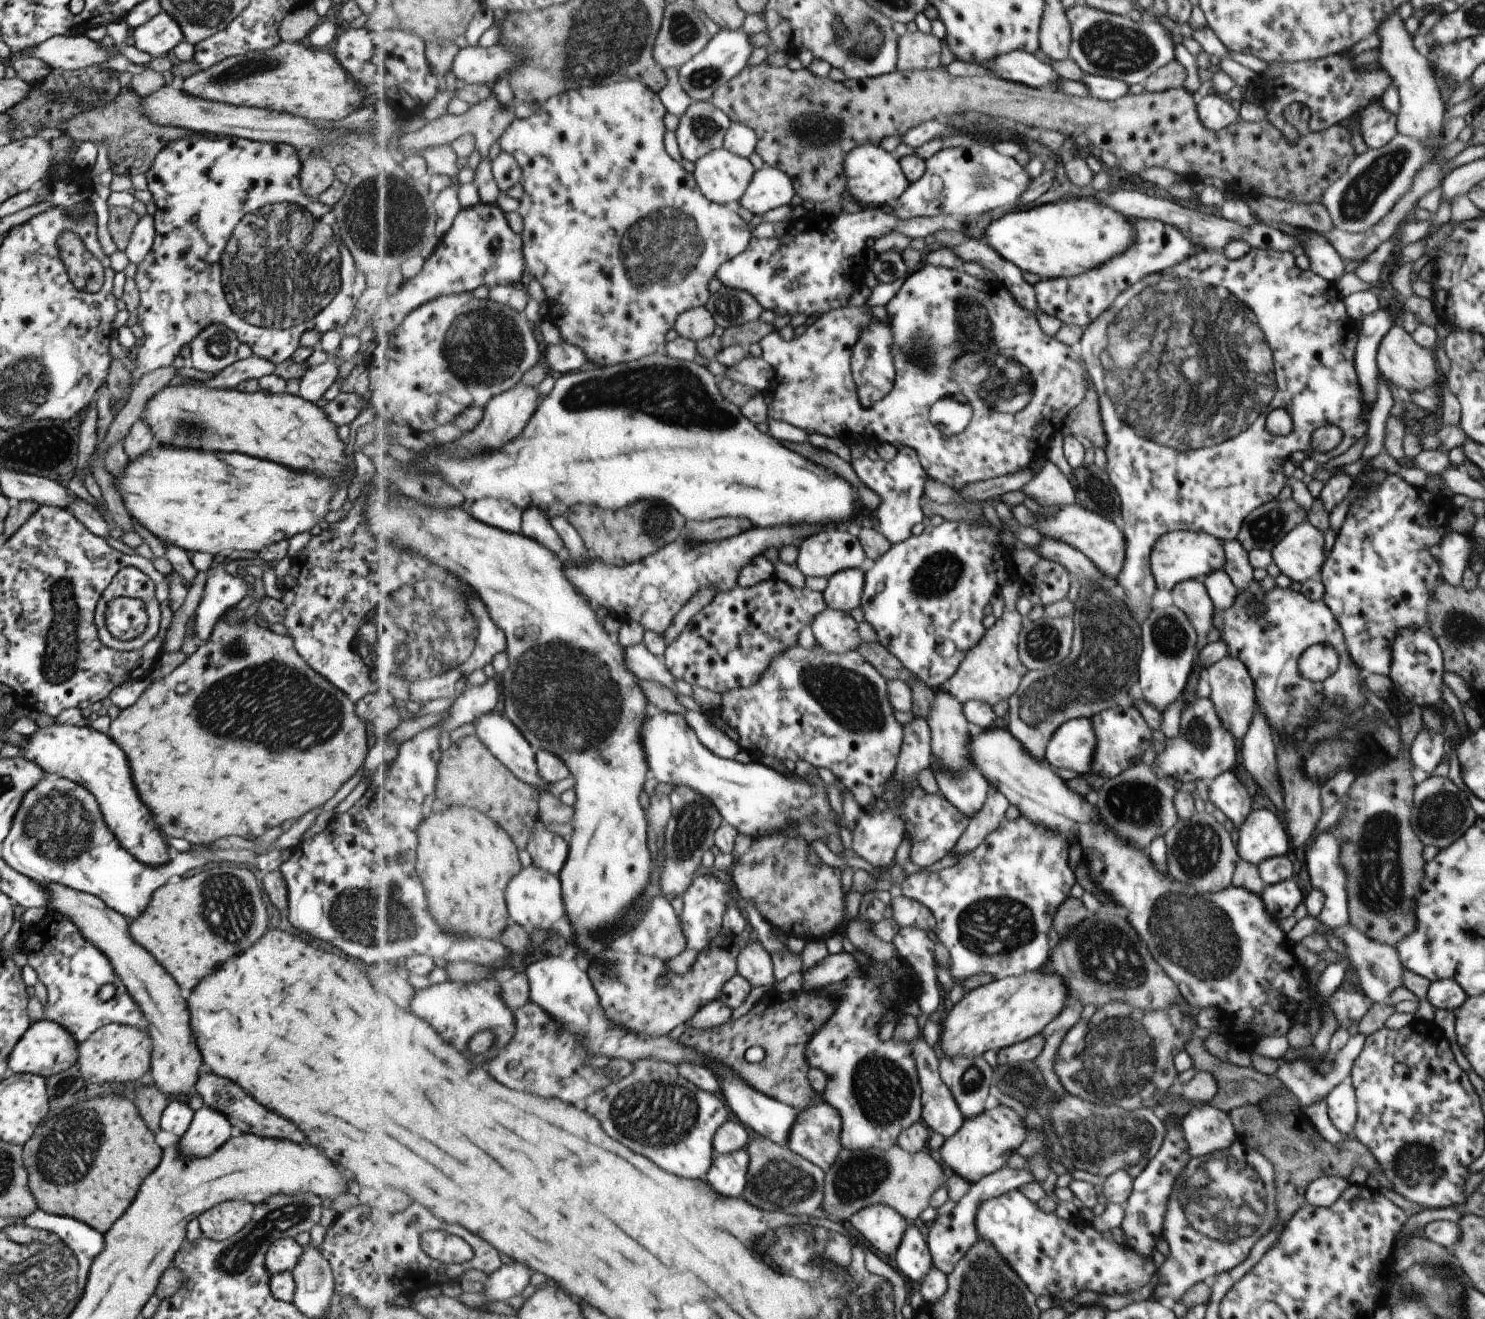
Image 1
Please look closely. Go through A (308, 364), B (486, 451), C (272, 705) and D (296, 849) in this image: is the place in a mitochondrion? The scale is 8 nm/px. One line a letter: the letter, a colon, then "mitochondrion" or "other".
A: other
B: other
C: mitochondrion
D: other

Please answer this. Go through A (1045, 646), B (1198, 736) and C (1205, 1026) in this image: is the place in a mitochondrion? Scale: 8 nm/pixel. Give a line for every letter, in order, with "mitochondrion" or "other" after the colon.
A: mitochondrion
B: mitochondrion
C: other

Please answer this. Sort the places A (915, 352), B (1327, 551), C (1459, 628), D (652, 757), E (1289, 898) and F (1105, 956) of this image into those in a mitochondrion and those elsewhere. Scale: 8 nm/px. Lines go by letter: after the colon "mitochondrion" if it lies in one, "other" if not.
A: mitochondrion
B: other
C: mitochondrion
D: other
E: other
F: mitochondrion

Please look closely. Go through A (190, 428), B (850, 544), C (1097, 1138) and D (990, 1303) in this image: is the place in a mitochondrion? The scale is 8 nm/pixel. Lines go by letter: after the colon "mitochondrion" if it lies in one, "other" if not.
A: mitochondrion
B: other
C: mitochondrion
D: mitochondrion

